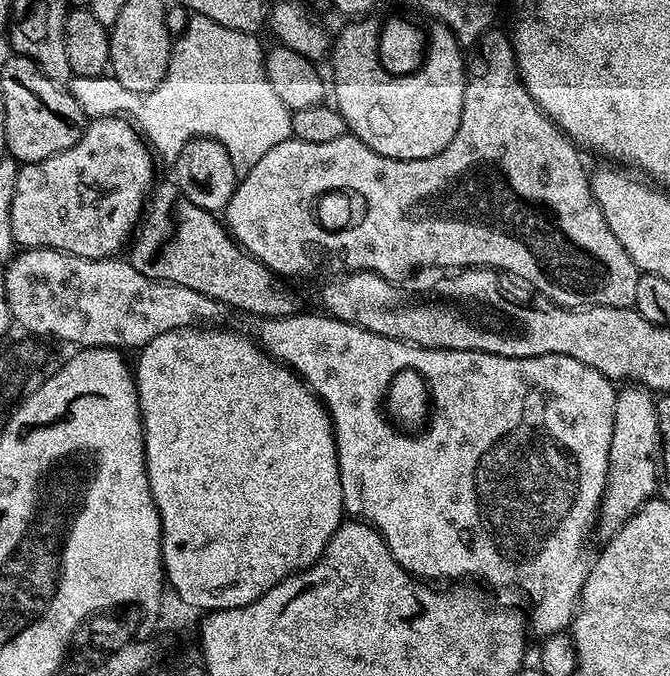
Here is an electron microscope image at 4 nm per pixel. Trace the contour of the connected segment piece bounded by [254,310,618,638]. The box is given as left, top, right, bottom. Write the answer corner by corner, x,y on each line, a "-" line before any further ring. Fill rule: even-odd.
306,311
295,316
287,316
286,318
260,318
255,321
256,332
254,331
255,339
258,341
261,348
273,356
279,364
284,364
287,368
292,369
310,389
318,399
324,404
324,409
328,411
328,417
332,419
332,430
336,434
336,453
338,454
338,466
340,467
340,477
342,478
342,498
344,499
345,513
353,520
359,520
365,524
372,525
381,536
384,537
386,546
390,550
390,554
394,554
394,558
401,564
411,576
415,576
425,582
440,582
436,580
456,580
452,582
460,582
463,576
473,576
476,580
485,580
492,588
517,588
526,599
532,603
532,620
530,616
530,628
537,632
540,638
552,636
555,632
565,631
571,625
572,617
575,616
577,607
580,603
580,591
582,590
588,570
590,567
589,557
584,557
584,539
591,532
594,532
594,525
598,520
598,513
601,511
601,500
604,497
604,487
606,486
606,478
608,477
608,463
610,462
610,442
614,434
614,414
616,413
616,393
617,385
611,380
607,380
602,374
598,374
598,370
594,370
594,366
586,366
586,362
578,362
578,358
570,358
569,356
535,356
534,358
506,358
498,354
490,354
489,352
475,352
474,350
450,350
449,348
423,348
417,344
408,344
405,340
395,340
394,338
386,338
382,334
374,334
370,330
366,330
362,326
354,326
350,322
342,322
335,320
333,316
327,314
319,314
314,316
-
399,372
417,372
428,384
430,393
430,419
427,421
426,427
419,434
405,434
399,427
393,426
386,419
385,404
388,394
388,387
392,384
392,379

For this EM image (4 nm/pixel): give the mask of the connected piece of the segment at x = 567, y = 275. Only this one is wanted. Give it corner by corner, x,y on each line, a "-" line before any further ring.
489,30
480,37
478,41
478,49
480,48
480,65
476,68
476,76
469,75
464,81
464,101
462,102
462,122
458,126
458,134
454,134
454,138
450,142
450,146
446,146
446,150
442,150
437,156
430,158
422,158
421,160
399,160
398,158
386,158
382,154
378,154
374,150
370,150
356,136
345,134
342,138
334,138
334,142
302,142
295,138
290,138
286,142
278,142
278,146
274,146
274,150
266,150
266,154
258,162
258,166
254,166
254,170
243,173
242,179
237,183
234,194
230,198
230,202
224,208
222,219
231,232
233,238
241,248
247,250
252,257
260,260
265,264
270,271
279,274
281,277
289,278
288,276
320,276
323,272
329,272
329,277
335,278
341,274
350,272
373,272
382,278
393,282
404,282
411,272
416,272
419,268
452,268
448,270
463,270
465,268
491,268
497,273
505,274
509,272
512,276
517,276
524,284
529,284
536,292
541,292
545,296
545,301
551,302
558,308
597,308
598,306
612,306
614,308
630,308
634,305
634,294
638,291
638,278
641,276
641,271
636,267
636,263
630,258
630,254
626,254
626,250
618,242
618,238
614,238
614,233
610,231
610,226
606,226
606,218
602,218
602,210
598,206
598,202
592,193
592,181
590,179
589,169
584,169
585,157
582,155
581,149
577,148
555,124
549,120
548,115
536,105
534,98
530,98
530,94
526,90
526,86
520,81
520,72
516,68
516,55
512,49
512,41
509,33
496,32
497,30

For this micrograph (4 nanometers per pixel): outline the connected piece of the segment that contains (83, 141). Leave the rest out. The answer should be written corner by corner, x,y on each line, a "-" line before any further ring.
107,116
92,120
70,150
62,150
37,164
20,164
18,186
14,186
14,202
10,206
10,230
14,230
17,245
21,249
53,248
95,260
123,253
146,211
157,179
152,160
152,149
131,120

